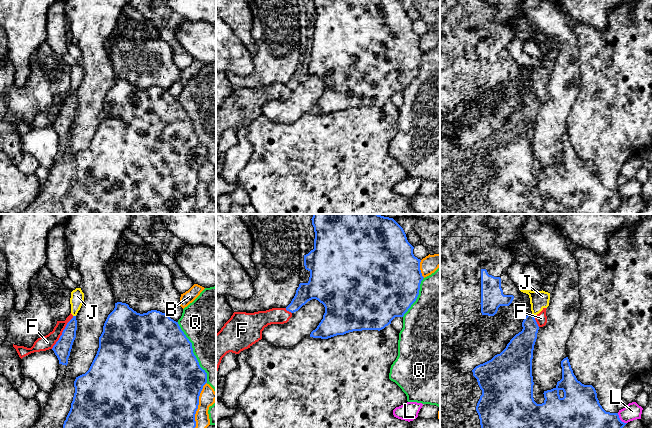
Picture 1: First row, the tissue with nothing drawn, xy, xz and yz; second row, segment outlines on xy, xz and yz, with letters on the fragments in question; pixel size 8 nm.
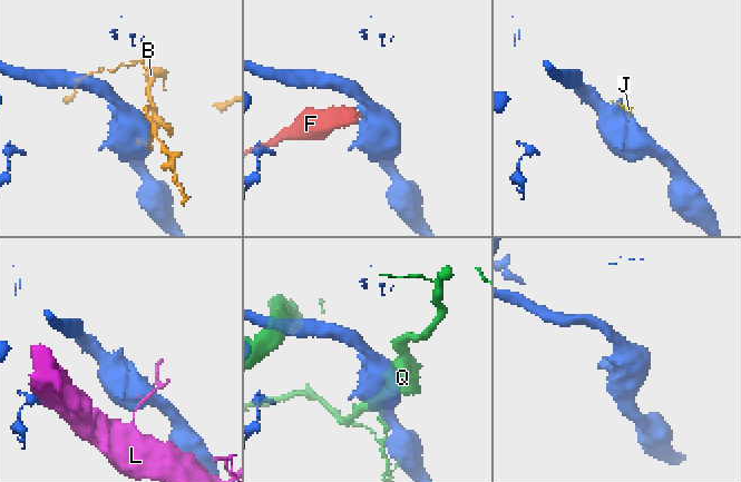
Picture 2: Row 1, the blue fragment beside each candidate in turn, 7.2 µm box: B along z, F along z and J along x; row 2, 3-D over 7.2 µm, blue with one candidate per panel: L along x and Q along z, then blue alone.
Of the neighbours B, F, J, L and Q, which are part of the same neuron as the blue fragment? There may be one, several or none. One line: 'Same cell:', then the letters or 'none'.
Same cell: none

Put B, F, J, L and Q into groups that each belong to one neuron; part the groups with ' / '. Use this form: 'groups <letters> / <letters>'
groups B / F J / L / Q

